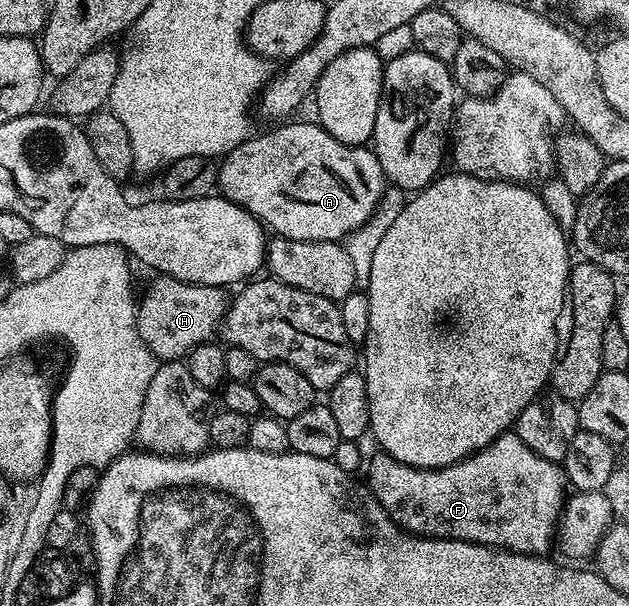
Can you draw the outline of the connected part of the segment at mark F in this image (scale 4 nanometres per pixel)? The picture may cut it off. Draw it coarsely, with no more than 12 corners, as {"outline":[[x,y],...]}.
{"outline":[[503,432],[445,468],[377,451],[366,487],[415,536],[553,551],[556,492]]}

